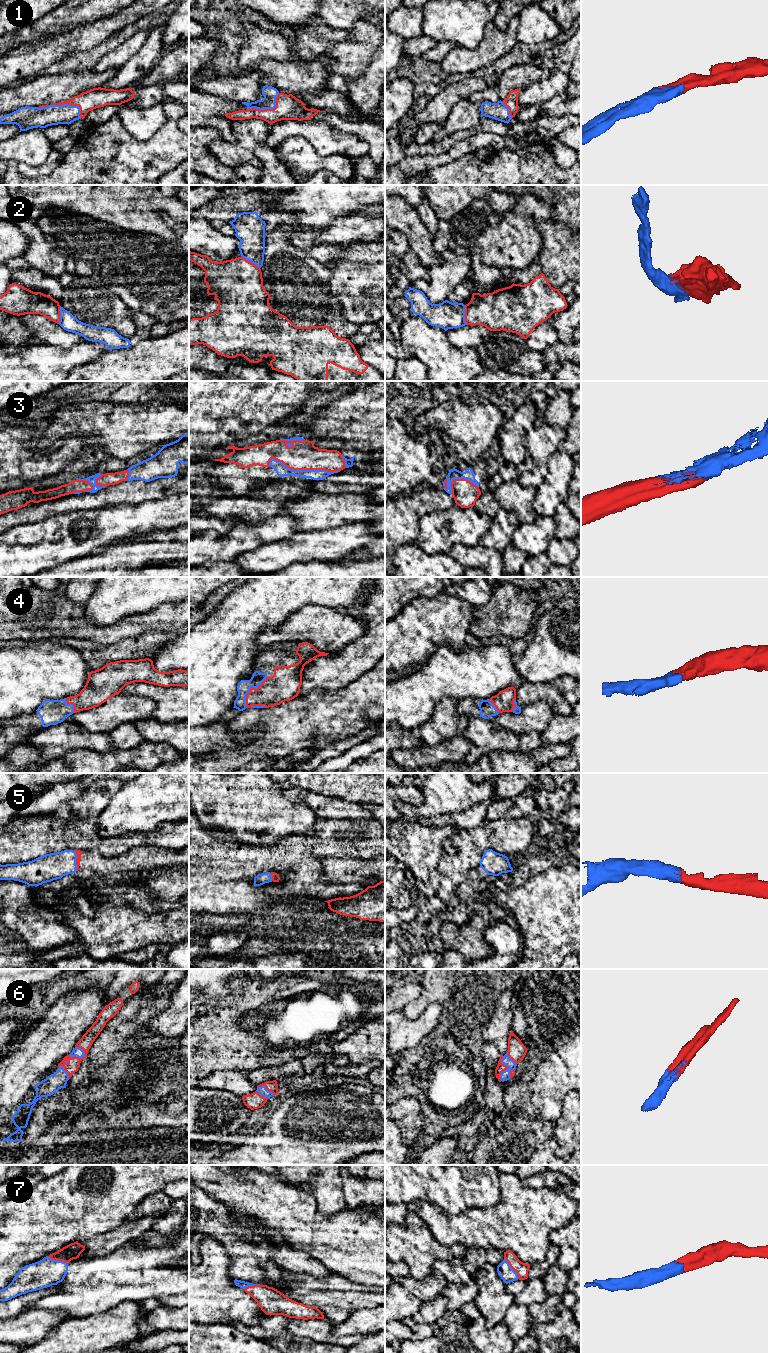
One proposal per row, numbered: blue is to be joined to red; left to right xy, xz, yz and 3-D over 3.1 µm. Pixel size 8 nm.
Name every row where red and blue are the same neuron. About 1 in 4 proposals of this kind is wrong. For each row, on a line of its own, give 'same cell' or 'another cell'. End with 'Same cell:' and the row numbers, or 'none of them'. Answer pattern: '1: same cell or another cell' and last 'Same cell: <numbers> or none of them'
1: same cell
2: another cell
3: same cell
4: same cell
5: same cell
6: same cell
7: same cell
Same cell: 1, 3, 4, 5, 6, 7

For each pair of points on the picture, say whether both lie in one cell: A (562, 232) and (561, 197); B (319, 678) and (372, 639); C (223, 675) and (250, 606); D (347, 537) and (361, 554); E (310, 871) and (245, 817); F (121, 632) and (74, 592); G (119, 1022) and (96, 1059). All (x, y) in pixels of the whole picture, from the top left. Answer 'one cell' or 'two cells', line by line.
A: two cells
B: one cell
C: one cell
D: two cells
E: two cells
F: two cells
G: one cell

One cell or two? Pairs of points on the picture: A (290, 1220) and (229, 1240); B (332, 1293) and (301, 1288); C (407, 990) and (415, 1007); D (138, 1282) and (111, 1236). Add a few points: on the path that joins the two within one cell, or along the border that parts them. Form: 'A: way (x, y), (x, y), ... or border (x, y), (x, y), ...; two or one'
A: border (231, 1220), (257, 1234), (263, 1240); two
B: way (324, 1292), (309, 1290); one
C: border (419, 979), (421, 993), (401, 1009); two
D: border (131, 1241), (115, 1249); two

